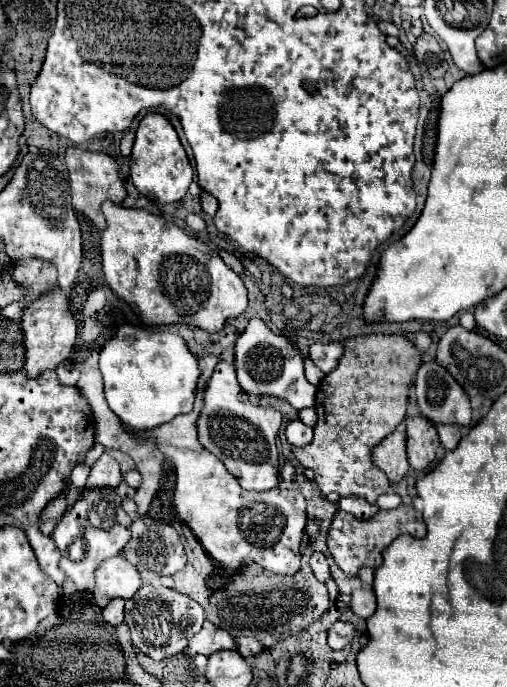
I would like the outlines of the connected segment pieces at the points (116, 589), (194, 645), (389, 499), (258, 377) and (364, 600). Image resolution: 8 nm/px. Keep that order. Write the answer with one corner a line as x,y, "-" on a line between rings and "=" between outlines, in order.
123,556
105,560
95,572
93,596
99,608
107,606
109,600
113,598
129,600
139,588
141,588
139,572
=
205,622
203,628
189,640
185,654
191,658
197,654
211,656
213,652
219,652
219,650
235,650
235,638
229,632
217,628
215,624
=
387,492
383,496
377,498
377,506
383,508
383,510
389,510
389,508
395,508
401,504
401,498
395,494
395,492
=
251,318
247,328
235,340
235,368
237,380
247,394
257,398
281,398
293,408
301,410
315,404
317,388
307,382
303,374
303,356
295,344
285,336
273,334
261,318
=
359,588
351,592
351,602
349,602
349,610
359,616
359,618
369,618
375,612
377,600
371,588

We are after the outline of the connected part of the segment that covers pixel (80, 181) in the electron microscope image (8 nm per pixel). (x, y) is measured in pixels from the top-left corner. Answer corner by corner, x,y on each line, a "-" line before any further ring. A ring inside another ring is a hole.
67,148
67,170
69,170
69,184
71,184
71,202
75,210
85,214
97,228
105,228
105,216
101,212
103,200
123,202
125,188
119,178
117,162
105,152
89,152
81,148

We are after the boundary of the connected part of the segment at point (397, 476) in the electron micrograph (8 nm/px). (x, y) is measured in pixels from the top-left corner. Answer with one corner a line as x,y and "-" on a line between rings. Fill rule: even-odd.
395,430
387,438
383,438
383,444
375,446
371,456
375,466
387,474
391,484
401,482
409,472
409,462
405,454
405,432

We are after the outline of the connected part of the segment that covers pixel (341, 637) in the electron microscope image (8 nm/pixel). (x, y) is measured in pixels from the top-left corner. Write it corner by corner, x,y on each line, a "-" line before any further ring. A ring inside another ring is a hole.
337,620
327,632
327,642
333,650
343,650
353,640
353,636
355,636
355,626
349,622

